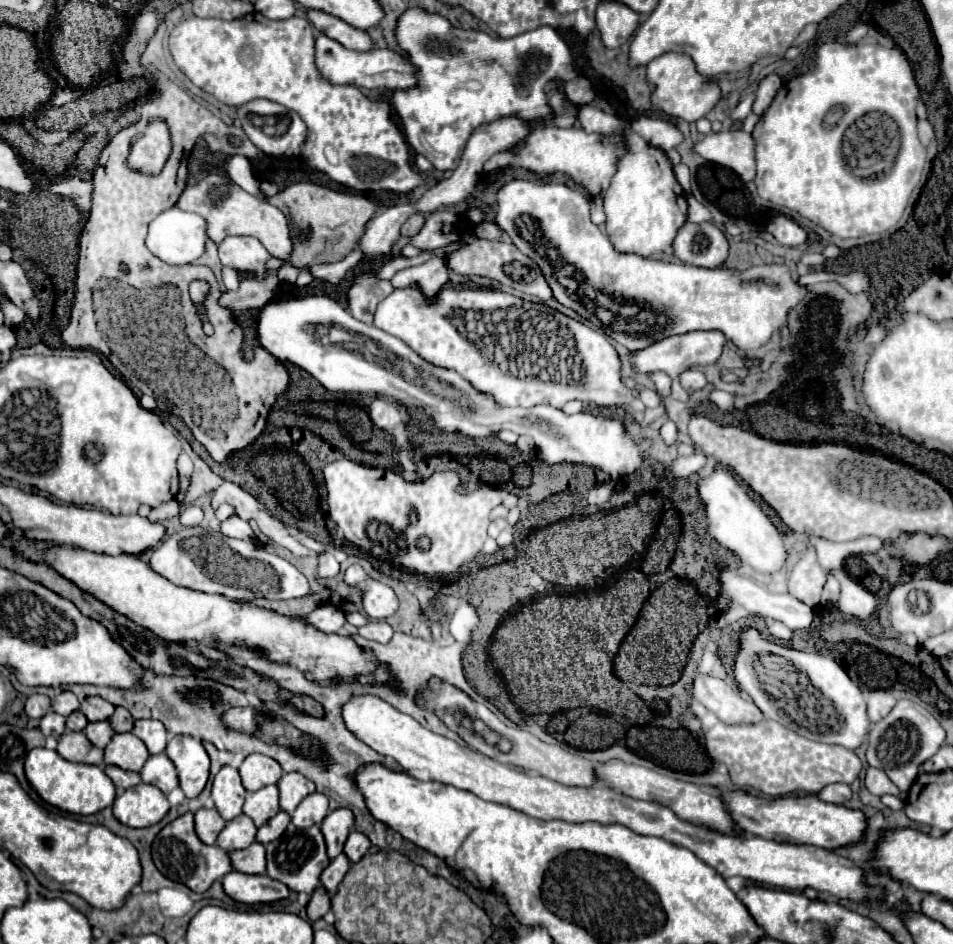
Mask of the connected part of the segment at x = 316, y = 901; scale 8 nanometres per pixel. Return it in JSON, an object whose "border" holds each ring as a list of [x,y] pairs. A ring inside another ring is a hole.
{"border":[[[322,886],[314,890],[314,894],[312,894],[310,904],[308,904],[306,910],[308,910],[308,918],[310,920],[322,918],[330,910],[330,896],[328,896],[328,892]]]}

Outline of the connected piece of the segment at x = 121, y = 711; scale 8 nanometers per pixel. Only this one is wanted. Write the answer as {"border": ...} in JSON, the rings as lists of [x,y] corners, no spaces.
{"border":[[[116,708],[116,712],[110,716],[110,724],[116,732],[130,732],[134,726],[134,718],[126,708]]]}

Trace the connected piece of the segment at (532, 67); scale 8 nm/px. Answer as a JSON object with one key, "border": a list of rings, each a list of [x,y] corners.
{"border":[[[408,8],[396,20],[396,42],[406,60],[416,68],[416,86],[408,90],[394,90],[392,106],[402,118],[404,134],[416,154],[426,156],[436,170],[454,170],[462,158],[462,150],[470,134],[482,124],[516,116],[530,130],[536,128],[570,128],[576,124],[576,110],[564,108],[560,114],[548,104],[546,84],[552,78],[574,78],[574,62],[566,42],[552,26],[540,26],[532,32],[514,38],[494,38],[480,30],[462,30],[448,26],[450,22],[440,14],[430,14],[424,8]]]}

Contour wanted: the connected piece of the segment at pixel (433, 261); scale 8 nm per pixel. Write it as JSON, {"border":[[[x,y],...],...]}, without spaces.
{"border":[[[442,256],[430,258],[420,266],[396,272],[396,276],[392,278],[394,288],[420,286],[420,290],[428,300],[434,300],[446,282],[448,282],[448,264],[446,258]]]}

